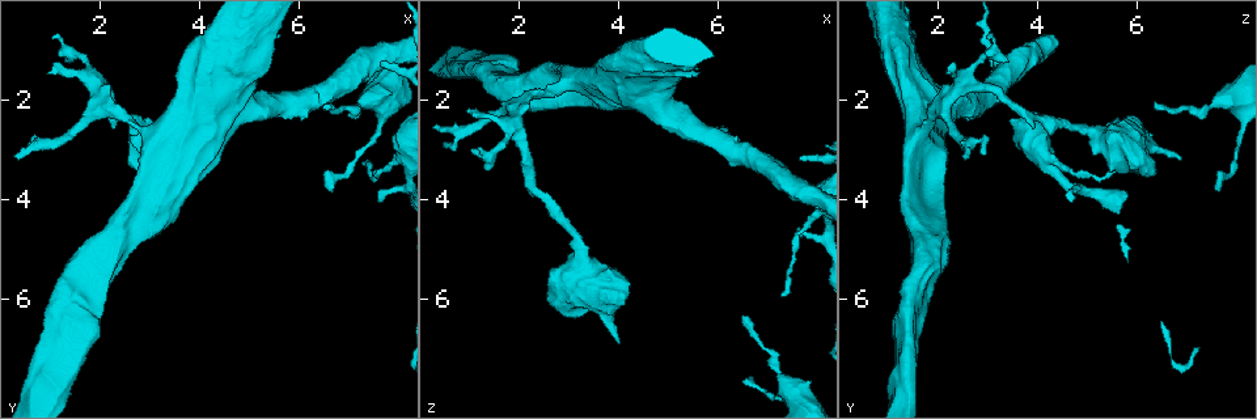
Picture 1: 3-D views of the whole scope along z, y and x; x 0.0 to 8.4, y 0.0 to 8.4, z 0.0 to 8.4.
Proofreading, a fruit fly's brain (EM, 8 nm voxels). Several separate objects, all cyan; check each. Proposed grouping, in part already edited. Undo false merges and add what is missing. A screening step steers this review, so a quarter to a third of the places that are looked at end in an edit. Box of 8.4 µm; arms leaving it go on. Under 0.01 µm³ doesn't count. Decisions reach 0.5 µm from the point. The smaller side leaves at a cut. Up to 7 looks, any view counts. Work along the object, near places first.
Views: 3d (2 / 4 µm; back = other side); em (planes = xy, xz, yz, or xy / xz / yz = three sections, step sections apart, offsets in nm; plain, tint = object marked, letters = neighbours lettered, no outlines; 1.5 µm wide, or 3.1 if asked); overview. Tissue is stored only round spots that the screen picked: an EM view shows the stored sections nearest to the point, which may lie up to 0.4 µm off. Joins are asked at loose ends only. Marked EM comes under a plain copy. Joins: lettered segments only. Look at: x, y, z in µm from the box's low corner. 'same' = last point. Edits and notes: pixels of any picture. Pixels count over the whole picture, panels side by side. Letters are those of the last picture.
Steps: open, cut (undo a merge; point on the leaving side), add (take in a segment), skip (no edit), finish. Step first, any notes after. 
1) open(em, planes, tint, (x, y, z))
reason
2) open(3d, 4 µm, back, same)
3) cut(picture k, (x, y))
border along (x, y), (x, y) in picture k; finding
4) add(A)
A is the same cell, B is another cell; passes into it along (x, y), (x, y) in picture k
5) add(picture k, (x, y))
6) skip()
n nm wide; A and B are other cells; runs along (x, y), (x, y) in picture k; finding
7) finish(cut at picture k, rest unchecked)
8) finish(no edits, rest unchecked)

open(3d, 2 µm, back, (7.15, 2.25, 7.35))
calibre changes

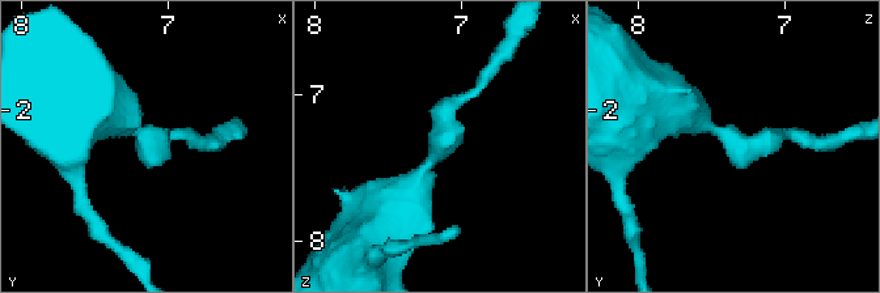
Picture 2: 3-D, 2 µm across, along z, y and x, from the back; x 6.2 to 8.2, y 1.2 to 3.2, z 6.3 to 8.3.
open(em, xz, step 8, tint, (7.12, 2.24, 7.34))
now the EM

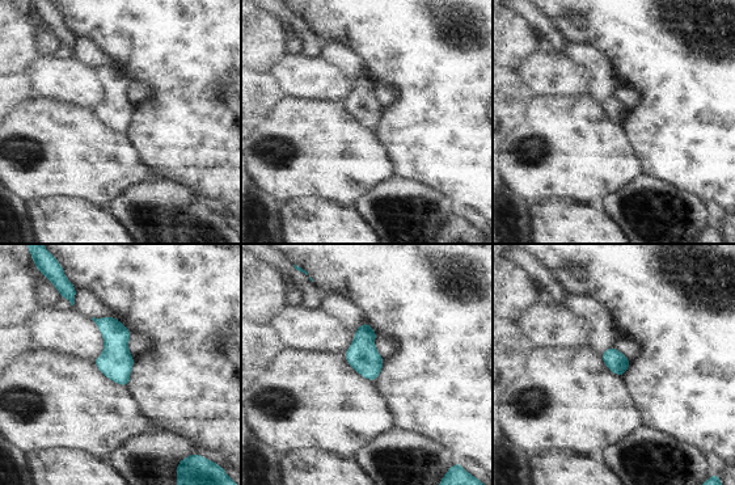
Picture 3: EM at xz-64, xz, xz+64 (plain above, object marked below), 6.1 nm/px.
open(em, planes, letters, same)

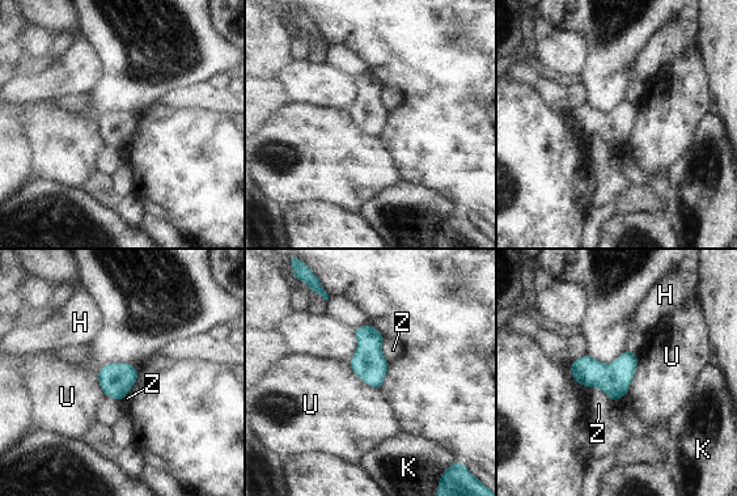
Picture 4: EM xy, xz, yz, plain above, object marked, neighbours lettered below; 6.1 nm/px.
skip()
H, K, U and Z are other cells; border along (635, 354), (636, 369), (623, 398) in picture 4; one cell here

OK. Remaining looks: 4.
open(em, yz, step 4, letters, (7.60, 4.05, 4.65))
an open end

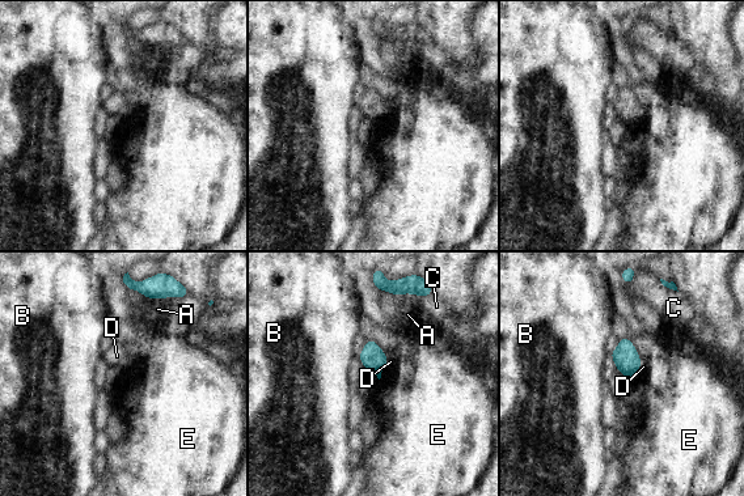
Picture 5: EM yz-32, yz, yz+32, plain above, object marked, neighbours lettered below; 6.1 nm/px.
open(em, xy, step 4, letters, same)
another direction

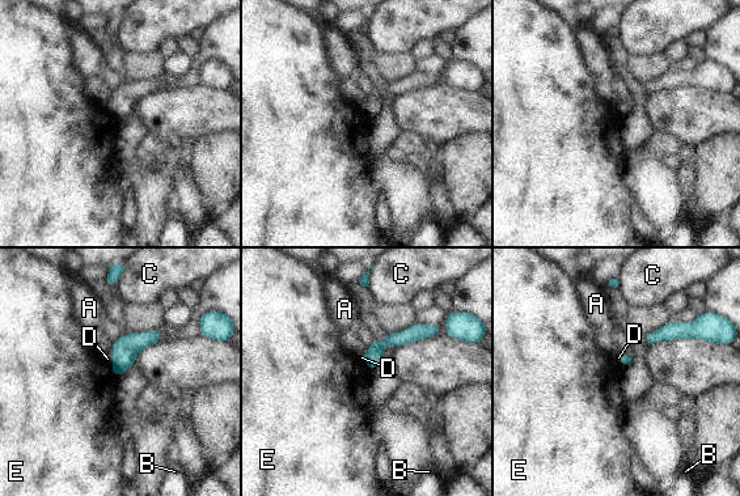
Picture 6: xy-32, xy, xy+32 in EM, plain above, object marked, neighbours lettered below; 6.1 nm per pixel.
add(D)
D touches over 180 nm; D is the same cell, A, B, C and E are other cells; the cell continues

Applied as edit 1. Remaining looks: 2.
open(em, planes, tint, (1.95, 1.95, 2.20))
four or more arms meet

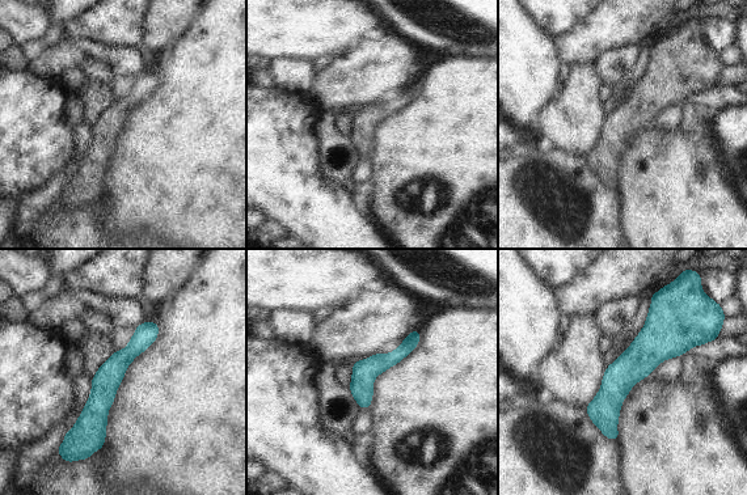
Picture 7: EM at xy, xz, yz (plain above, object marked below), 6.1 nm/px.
open(em, planes, letters, same)
see the neighbours

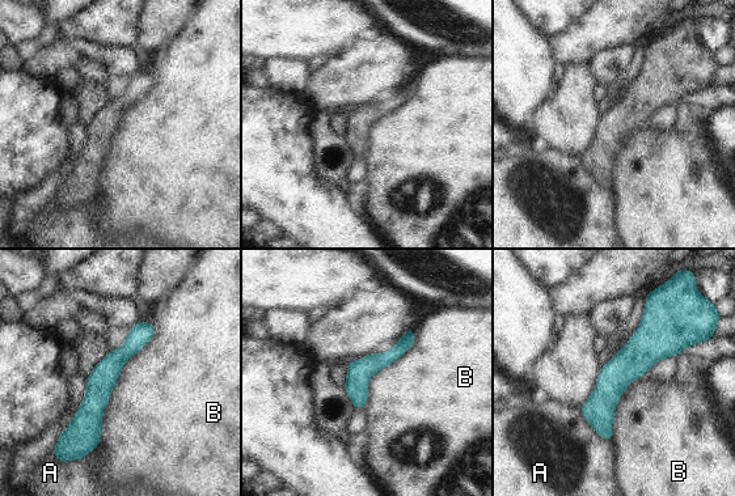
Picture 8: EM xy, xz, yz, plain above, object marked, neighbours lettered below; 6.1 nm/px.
skip()
150 nm wide; A and B are other cells; one cell here

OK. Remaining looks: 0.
finish(add at picture 6, rest unchecked)

